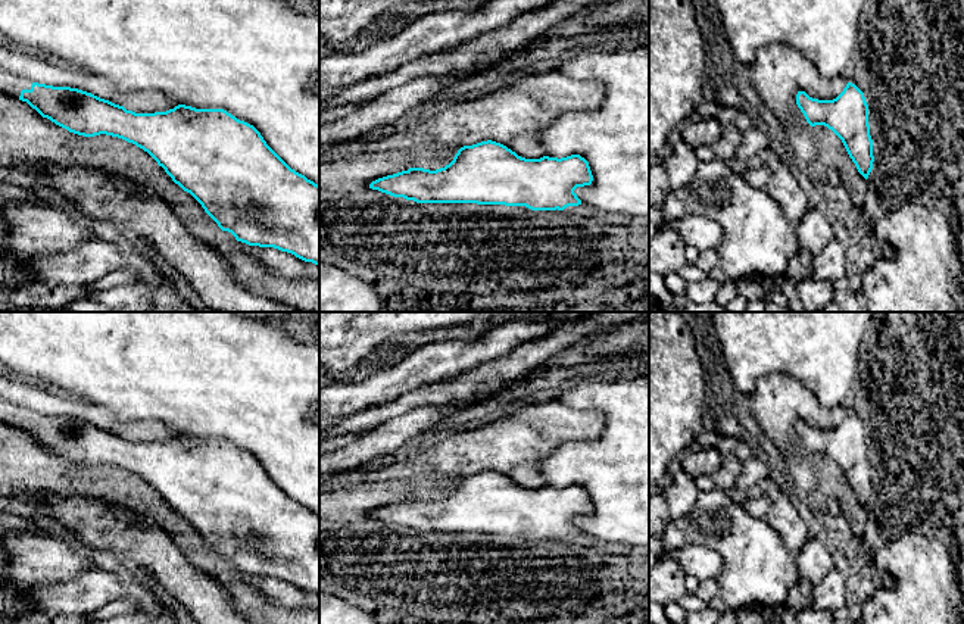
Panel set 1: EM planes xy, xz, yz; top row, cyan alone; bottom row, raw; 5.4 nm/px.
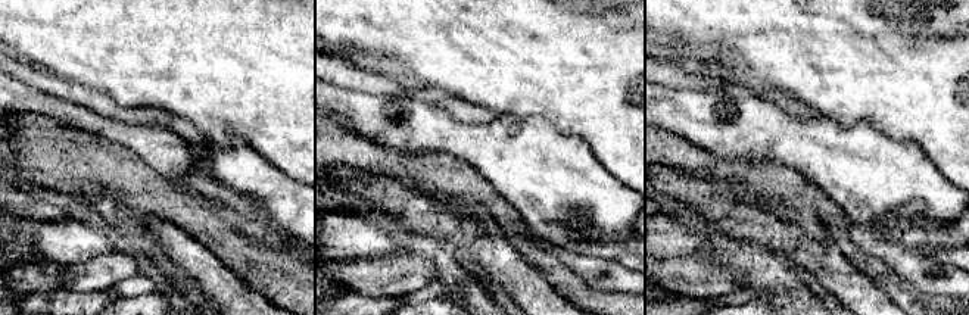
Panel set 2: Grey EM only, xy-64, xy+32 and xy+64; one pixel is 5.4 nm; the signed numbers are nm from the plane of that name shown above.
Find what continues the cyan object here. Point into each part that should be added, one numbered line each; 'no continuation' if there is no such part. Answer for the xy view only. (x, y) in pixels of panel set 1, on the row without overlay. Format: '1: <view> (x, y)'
1: xy (11, 414)

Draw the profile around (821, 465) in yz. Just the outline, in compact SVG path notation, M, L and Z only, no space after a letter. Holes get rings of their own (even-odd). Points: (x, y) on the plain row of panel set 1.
M824 455L812 456L811 468L817 478L817 486L809 494L815 512L821 515L826 502L830 497L836 497L851 530L861 537L870 511L858 502L842 469Z

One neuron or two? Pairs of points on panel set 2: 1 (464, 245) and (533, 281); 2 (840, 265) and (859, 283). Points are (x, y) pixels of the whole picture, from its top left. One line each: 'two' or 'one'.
1: one
2: one

